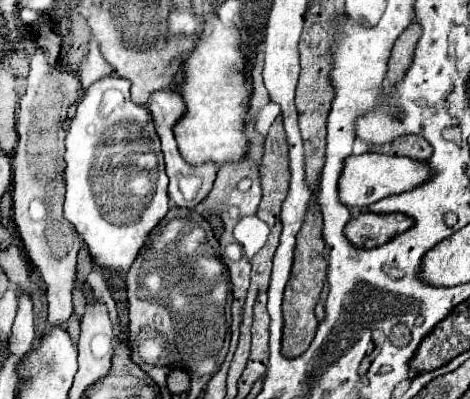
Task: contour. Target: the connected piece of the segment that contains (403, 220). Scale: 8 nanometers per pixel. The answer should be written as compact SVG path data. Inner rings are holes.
M363 211L347 223L347 239L361 249L371 249L387 243L399 233L405 233L413 221L401 213L373 213Z

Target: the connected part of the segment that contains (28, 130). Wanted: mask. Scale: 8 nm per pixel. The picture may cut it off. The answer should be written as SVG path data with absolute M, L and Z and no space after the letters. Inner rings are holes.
M35 49L31 57L31 71L27 77L27 91L19 101L17 113L17 135L19 143L13 153L13 221L19 229L23 245L29 259L39 269L43 281L47 283L47 301L49 301L49 323L59 323L67 329L67 323L73 315L71 291L75 279L77 253L81 249L81 239L77 237L75 227L63 217L63 153L65 153L65 129L63 121L67 119L67 109L79 99L81 83L75 75L63 73L57 67L47 63L43 49Z

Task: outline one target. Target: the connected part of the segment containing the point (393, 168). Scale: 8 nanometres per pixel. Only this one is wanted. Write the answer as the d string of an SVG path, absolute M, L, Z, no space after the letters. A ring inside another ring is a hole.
M363 153L357 157L349 157L345 161L339 179L339 197L347 207L363 209L387 195L399 195L403 191L411 191L419 187L419 183L425 183L429 177L431 177L431 167L427 167L427 161L411 157L391 157L381 153Z

